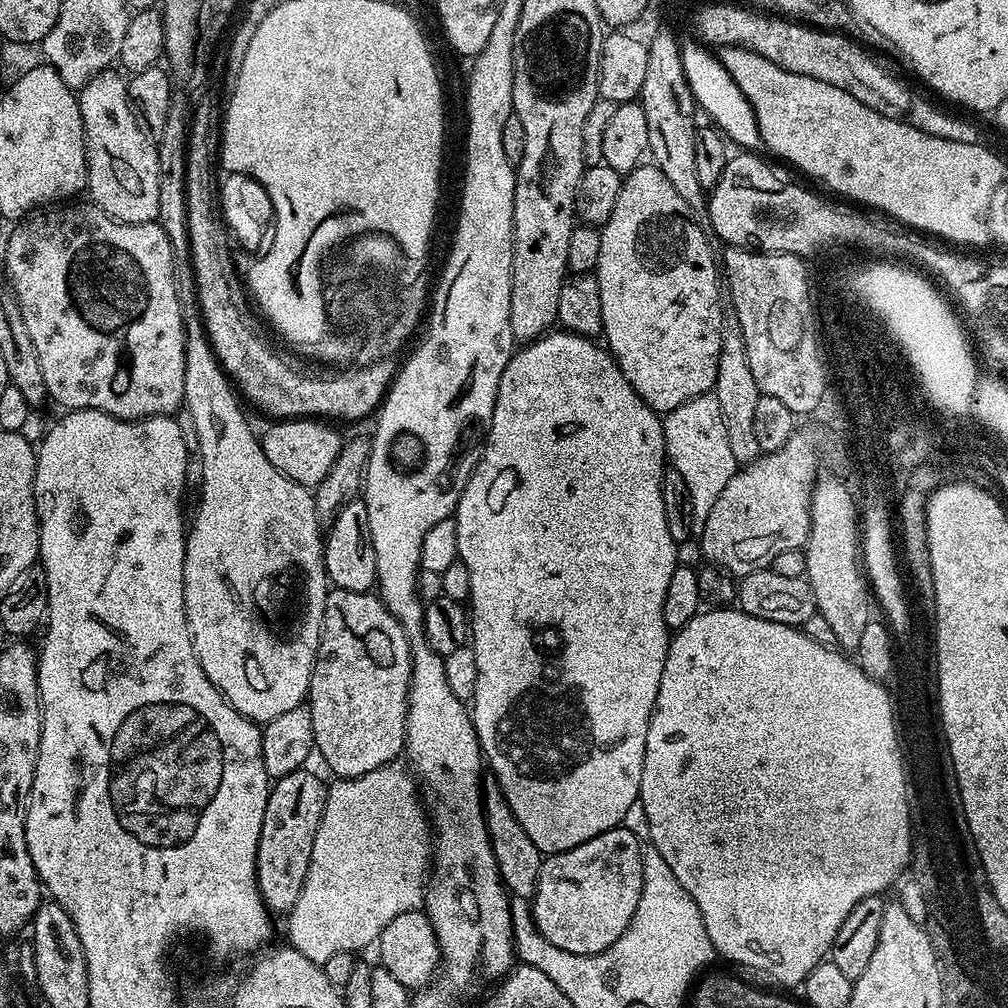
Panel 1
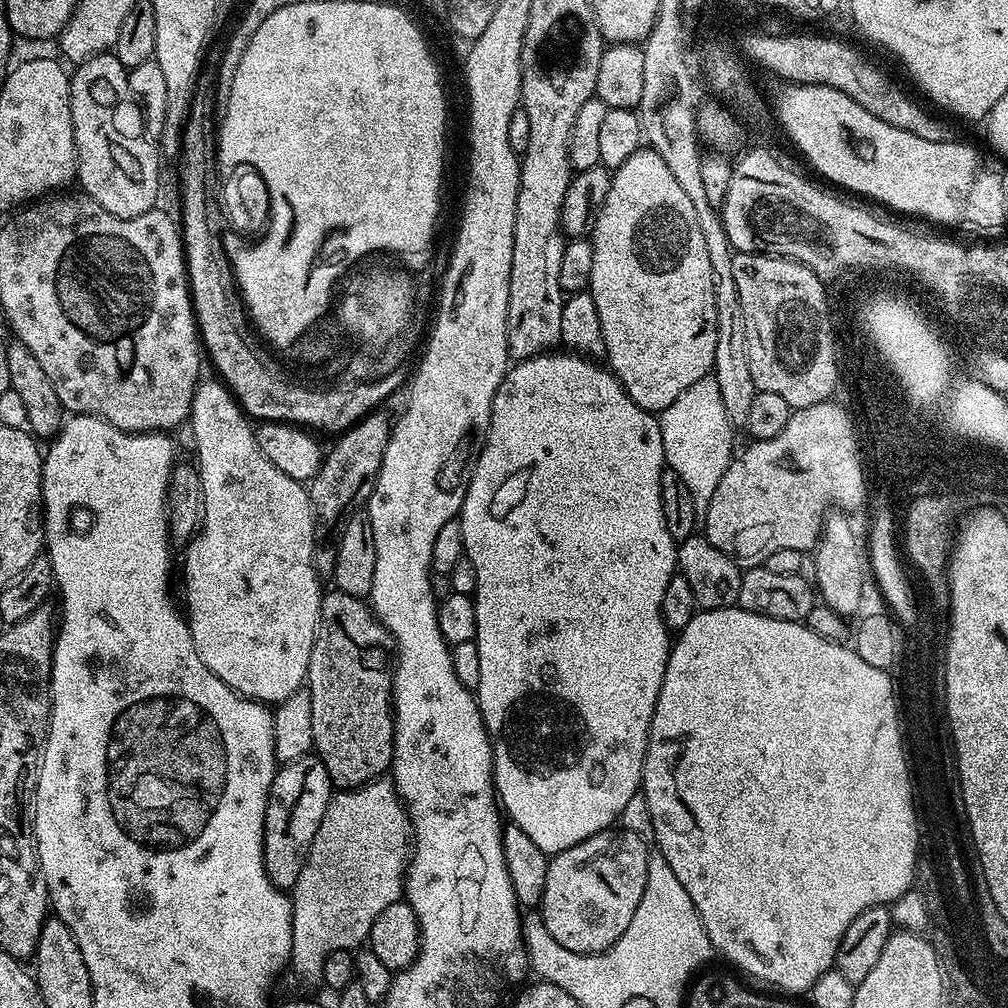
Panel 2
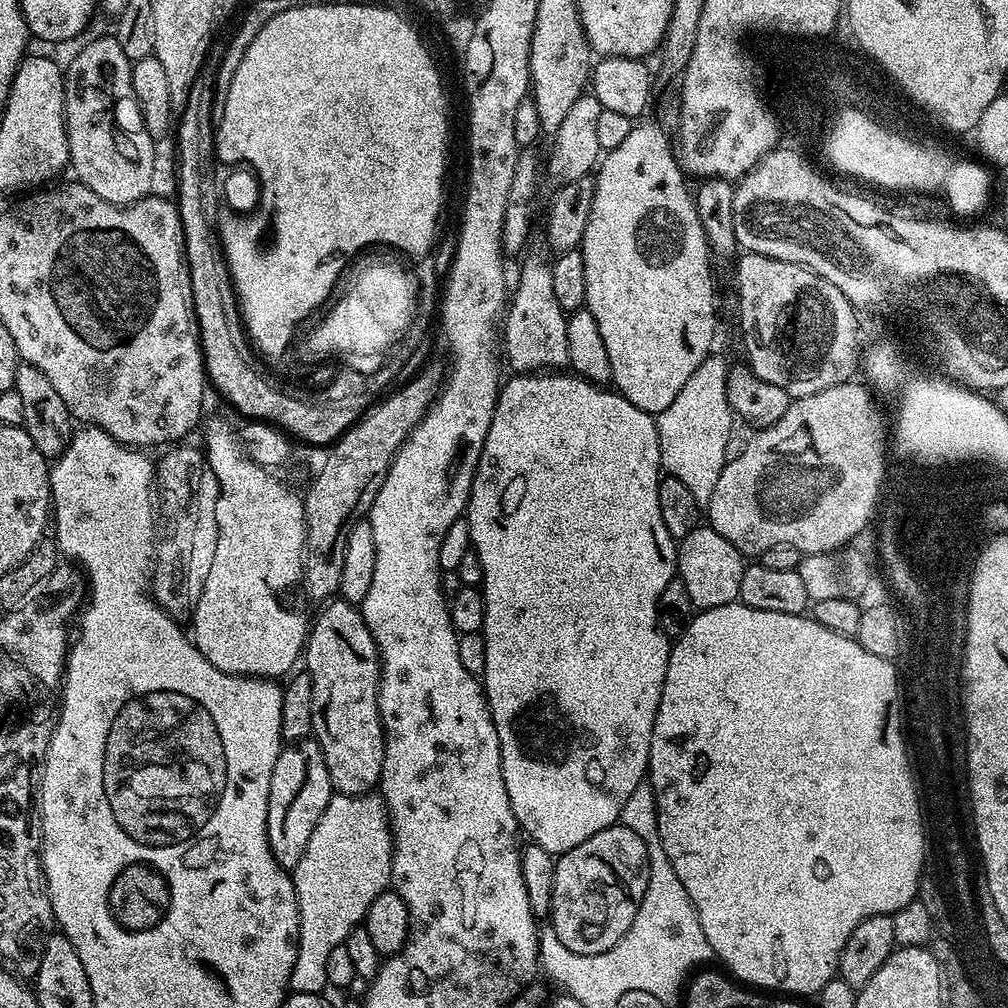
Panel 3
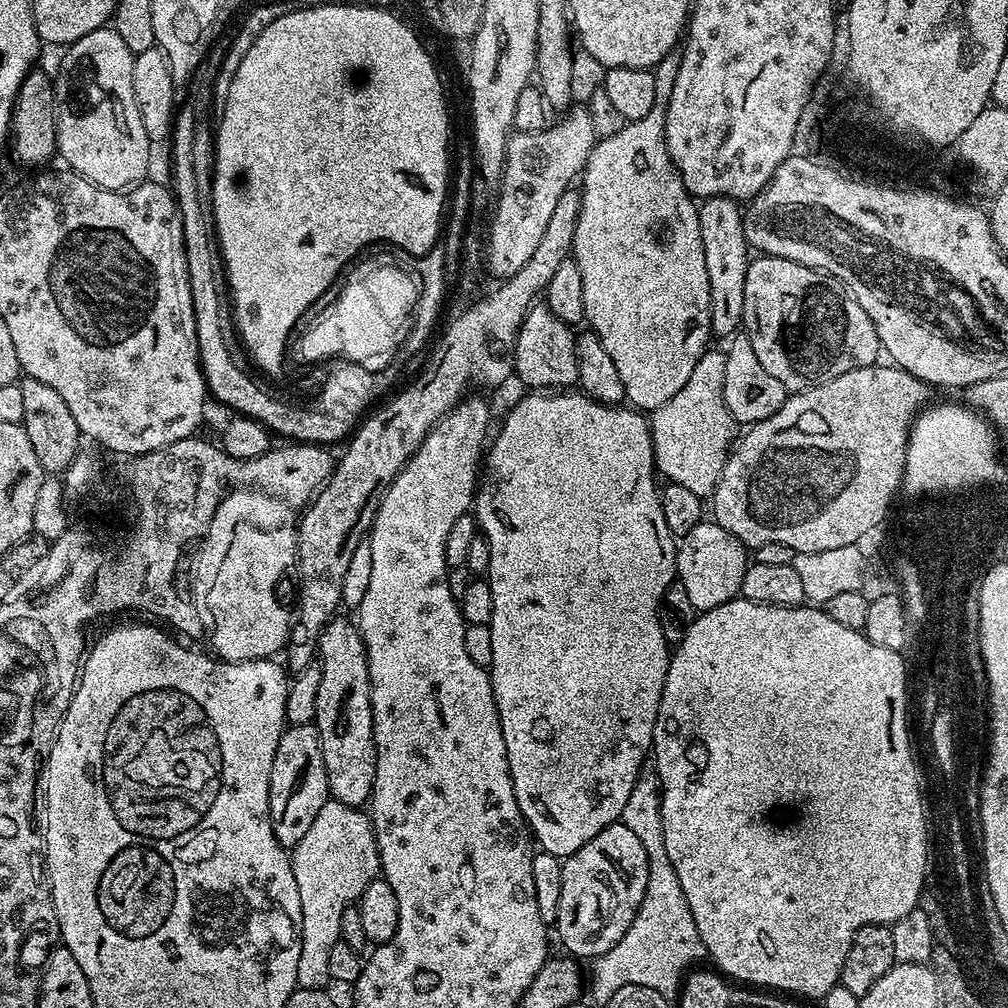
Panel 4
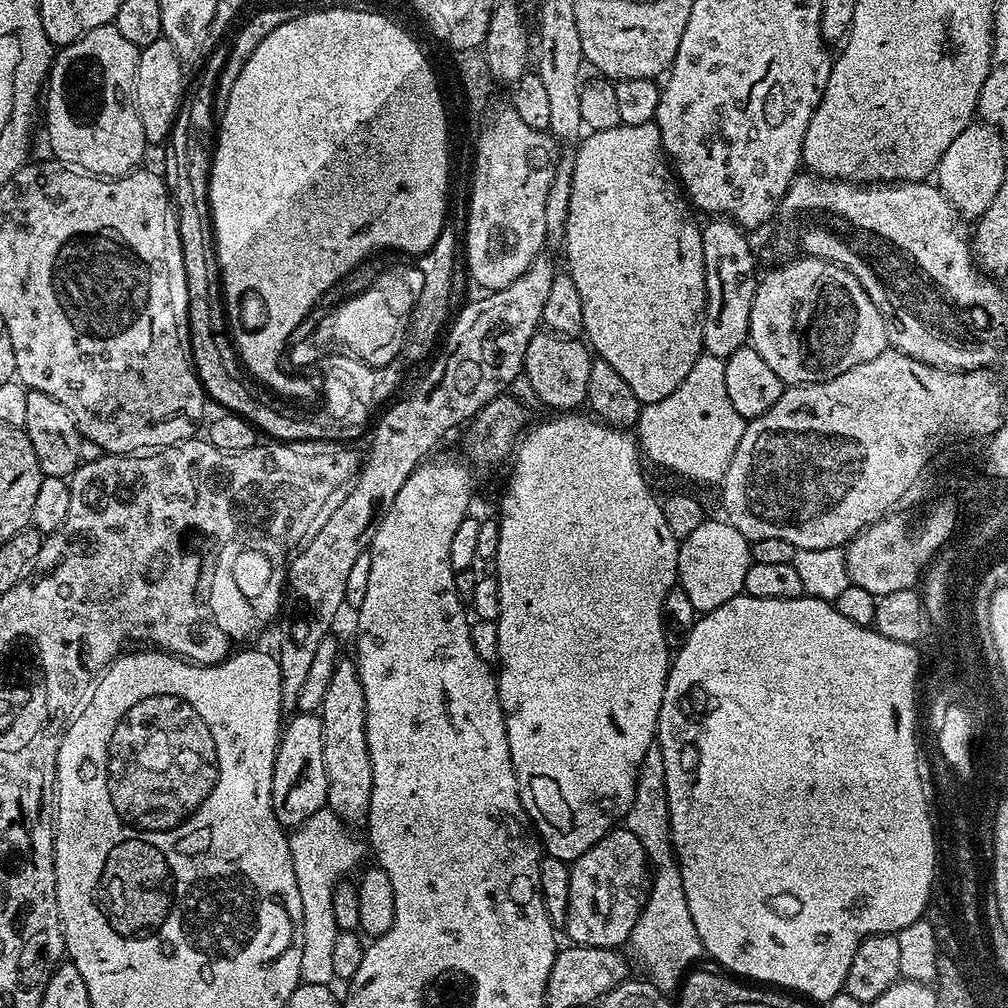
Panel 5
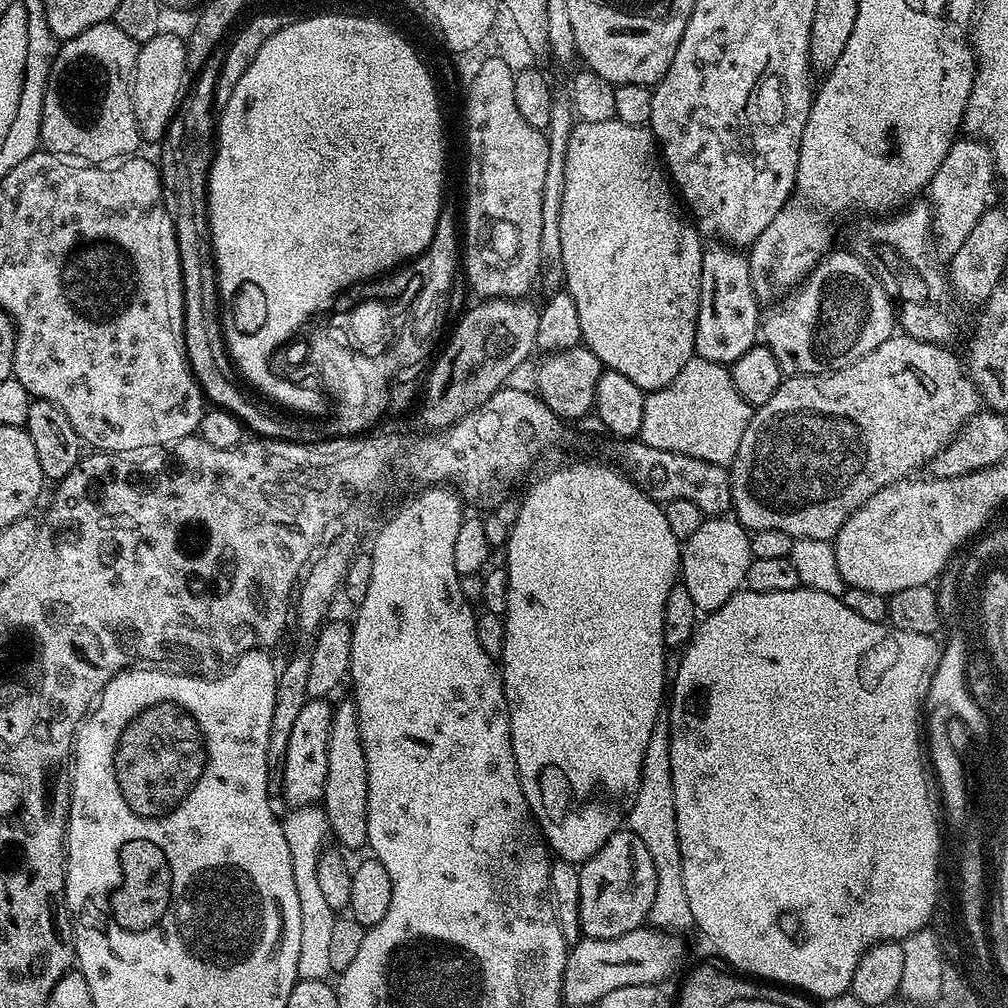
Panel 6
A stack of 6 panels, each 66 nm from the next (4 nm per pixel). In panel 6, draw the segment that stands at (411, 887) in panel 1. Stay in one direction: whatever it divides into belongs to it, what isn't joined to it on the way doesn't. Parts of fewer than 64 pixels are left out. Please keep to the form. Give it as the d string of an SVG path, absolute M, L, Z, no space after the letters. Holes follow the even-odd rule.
M313 806L311 808L294 808L287 813L288 817L283 817L282 823L284 826L284 833L286 834L286 846L290 846L290 862L294 862L294 886L298 886L298 903L300 909L302 910L302 942L298 949L298 977L302 980L328 980L329 977L333 975L332 967L330 966L330 934L334 930L336 921L338 919L337 913L330 910L330 906L326 906L326 897L322 895L322 889L318 887L318 858L322 849L325 847L326 841L324 839L329 839L330 833L328 831L328 819L324 813L323 807Z

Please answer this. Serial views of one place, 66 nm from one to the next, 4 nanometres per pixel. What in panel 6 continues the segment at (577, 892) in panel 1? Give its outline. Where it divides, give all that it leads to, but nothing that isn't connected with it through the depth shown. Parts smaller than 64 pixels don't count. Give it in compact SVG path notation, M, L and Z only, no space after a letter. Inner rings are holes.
M617 830L579 869L580 931L587 939L618 938L647 921L656 893L656 867L638 834Z

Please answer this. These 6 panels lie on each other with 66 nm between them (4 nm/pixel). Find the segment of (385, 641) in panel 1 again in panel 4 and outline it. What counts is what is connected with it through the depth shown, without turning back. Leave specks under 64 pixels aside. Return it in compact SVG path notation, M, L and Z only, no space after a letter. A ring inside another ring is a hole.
M333 618L325 624L320 635L318 649L318 702L316 703L315 725L320 735L322 762L328 775L328 795L351 808L363 809L372 799L374 774L376 773L376 743L372 725L372 683L368 673L368 647L360 636L359 627L348 620Z

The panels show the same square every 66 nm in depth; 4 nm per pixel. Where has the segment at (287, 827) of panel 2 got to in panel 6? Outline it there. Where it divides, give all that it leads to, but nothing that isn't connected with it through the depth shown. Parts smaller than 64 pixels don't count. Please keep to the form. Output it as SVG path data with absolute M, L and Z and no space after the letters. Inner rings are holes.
M309 698L294 718L294 726L290 726L290 746L286 746L286 758L279 769L280 782L278 791L284 795L289 809L311 808L319 805L324 799L324 787L326 786L326 762L328 761L328 739L330 738L330 722L332 721L333 705L324 698Z

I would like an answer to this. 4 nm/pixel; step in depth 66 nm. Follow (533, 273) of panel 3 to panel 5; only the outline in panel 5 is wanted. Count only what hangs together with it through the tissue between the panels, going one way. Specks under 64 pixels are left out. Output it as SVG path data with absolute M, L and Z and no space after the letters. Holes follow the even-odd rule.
M537 330L526 346L523 379L528 379L532 392L548 410L576 410L588 399L590 366L594 359L589 345L580 338L558 336L547 330Z

